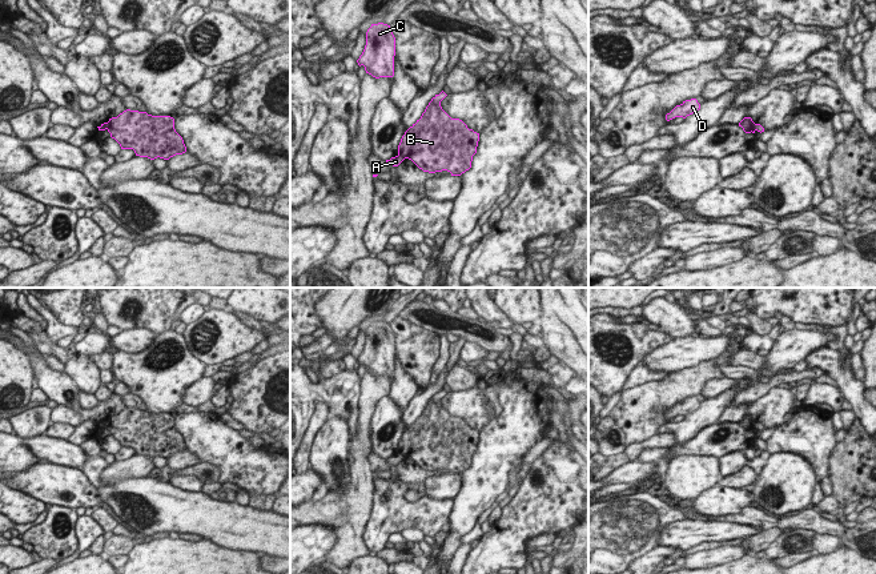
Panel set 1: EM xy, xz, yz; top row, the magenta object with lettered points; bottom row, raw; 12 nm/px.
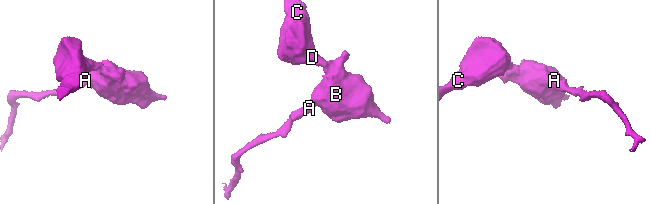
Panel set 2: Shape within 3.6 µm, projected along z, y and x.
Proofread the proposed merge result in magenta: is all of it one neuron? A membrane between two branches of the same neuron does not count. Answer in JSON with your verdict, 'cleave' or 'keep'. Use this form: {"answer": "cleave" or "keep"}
{"answer": "cleave"}

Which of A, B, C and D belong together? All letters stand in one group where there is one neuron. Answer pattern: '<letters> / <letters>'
A / B C D

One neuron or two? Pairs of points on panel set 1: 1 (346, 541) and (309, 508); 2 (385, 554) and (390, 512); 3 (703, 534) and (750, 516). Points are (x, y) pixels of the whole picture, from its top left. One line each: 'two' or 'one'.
1: one
2: two
3: two

